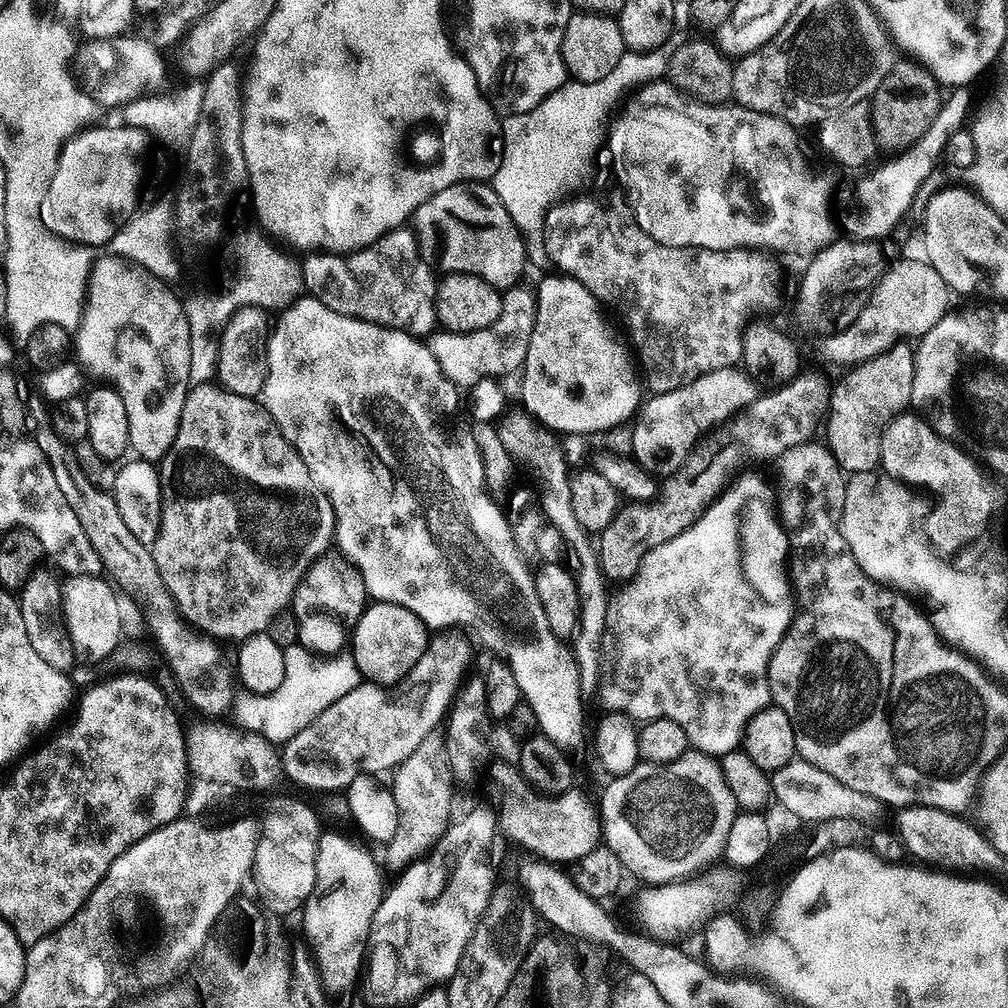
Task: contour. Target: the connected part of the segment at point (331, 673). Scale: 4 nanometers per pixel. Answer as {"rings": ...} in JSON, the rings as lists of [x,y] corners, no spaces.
{"rings":[[[298,642],[283,649],[281,653],[286,673],[283,676],[282,685],[269,694],[258,694],[241,689],[233,695],[230,707],[230,715],[232,714],[235,720],[233,723],[241,731],[259,734],[276,746],[285,744],[302,729],[308,727],[322,711],[326,710],[334,701],[346,696],[362,682],[362,673],[358,670],[357,663],[354,662],[350,652],[339,652],[333,657],[319,659],[315,666],[313,664],[315,657]]]}

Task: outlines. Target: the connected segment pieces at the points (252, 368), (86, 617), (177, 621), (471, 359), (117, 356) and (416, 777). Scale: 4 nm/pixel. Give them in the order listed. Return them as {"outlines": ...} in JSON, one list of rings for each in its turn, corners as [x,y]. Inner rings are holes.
{"outlines":[[[[240,306],[235,309],[232,321],[218,336],[218,347],[215,351],[216,362],[214,376],[221,388],[234,394],[253,398],[259,397],[268,378],[268,357],[270,355],[270,320],[269,313],[262,308]]],[[[103,575],[68,576],[60,590],[60,610],[71,649],[84,662],[101,662],[122,643],[120,600],[117,589]]],[[[47,419],[40,420],[37,424],[35,421],[34,435],[38,442],[38,448],[42,450],[42,454],[46,454],[46,462],[50,462],[50,470],[54,470],[54,479],[58,481],[58,490],[62,490],[63,496],[66,497],[66,502],[70,502],[70,510],[74,510],[78,522],[82,522],[82,530],[86,530],[86,538],[90,540],[90,546],[98,554],[98,558],[104,567],[104,572],[110,577],[111,583],[125,597],[127,597],[126,595],[133,596],[144,607],[144,620],[148,623],[148,628],[152,631],[152,636],[156,639],[157,646],[164,651],[163,659],[176,664],[180,664],[180,660],[188,660],[188,630],[192,625],[187,623],[184,617],[181,616],[180,609],[176,607],[176,604],[172,601],[172,596],[166,590],[166,586],[158,574],[158,566],[154,566],[154,558],[149,545],[138,542],[138,538],[134,538],[134,534],[130,534],[130,529],[126,527],[126,522],[122,522],[122,516],[118,514],[114,498],[111,494],[103,492],[101,488],[94,486],[86,478],[86,474],[76,457],[73,445],[66,444],[64,440],[58,438]]],[[[517,286],[503,293],[500,316],[488,328],[478,332],[437,330],[427,337],[426,343],[449,382],[461,390],[470,390],[483,380],[501,378],[523,369],[535,322],[536,293],[531,287]]],[[[119,254],[104,256],[95,261],[88,275],[88,290],[80,325],[74,329],[74,356],[81,369],[103,382],[126,402],[126,422],[130,422],[131,451],[139,459],[163,460],[178,434],[182,406],[186,406],[190,387],[190,326],[184,313],[185,301],[179,300],[167,283],[159,280],[148,269]]],[[[430,738],[399,764],[393,773],[394,782],[391,792],[398,807],[398,825],[396,833],[385,845],[387,866],[394,872],[401,872],[411,864],[431,853],[448,829],[452,815],[451,767],[442,751],[441,743]]]]}

